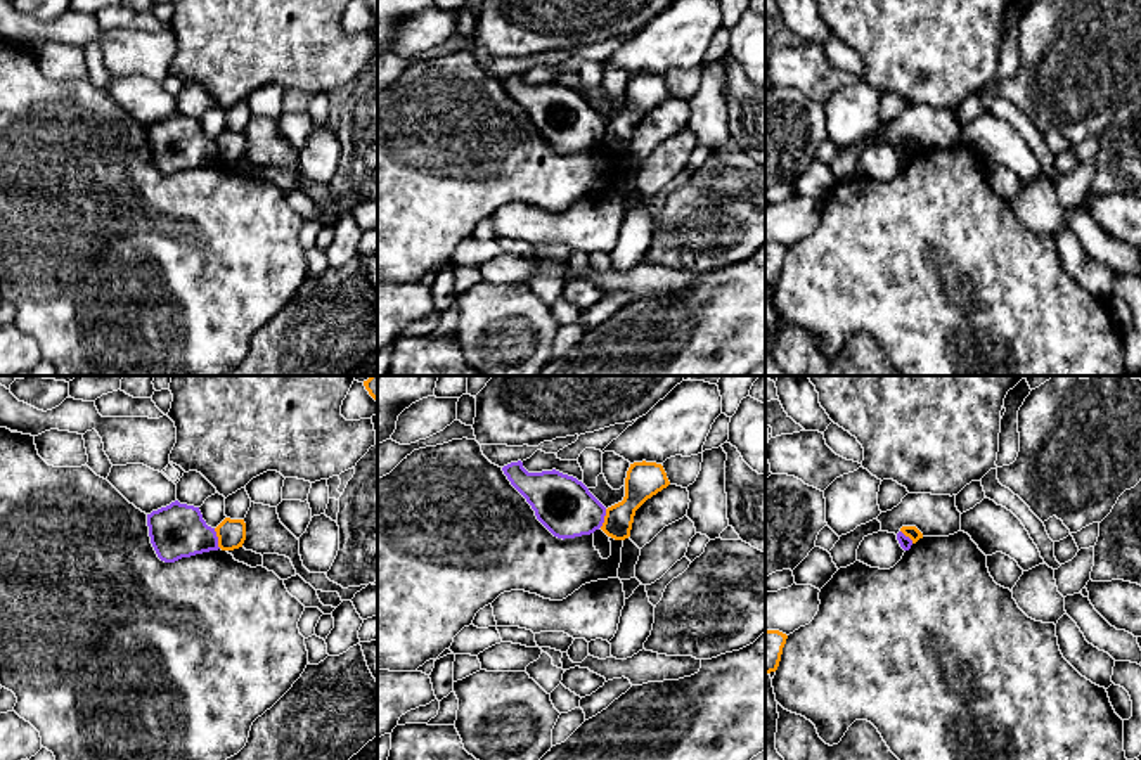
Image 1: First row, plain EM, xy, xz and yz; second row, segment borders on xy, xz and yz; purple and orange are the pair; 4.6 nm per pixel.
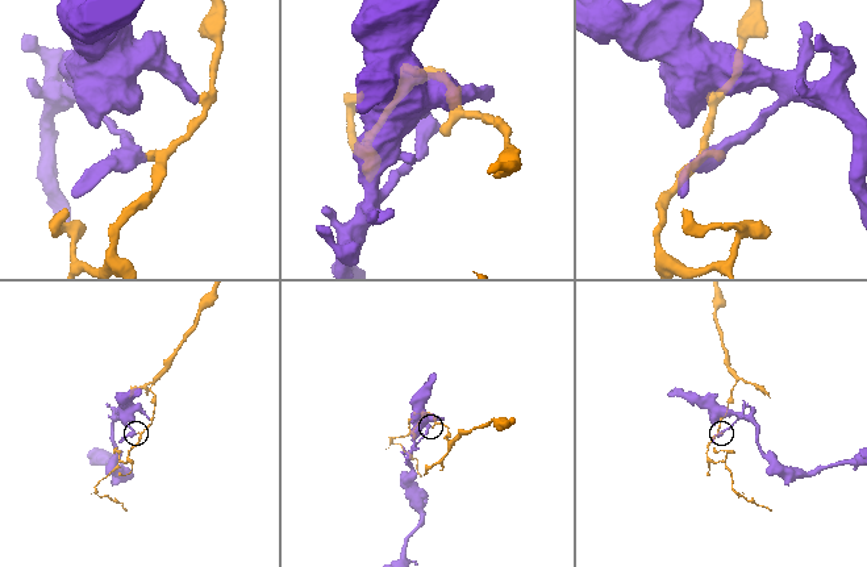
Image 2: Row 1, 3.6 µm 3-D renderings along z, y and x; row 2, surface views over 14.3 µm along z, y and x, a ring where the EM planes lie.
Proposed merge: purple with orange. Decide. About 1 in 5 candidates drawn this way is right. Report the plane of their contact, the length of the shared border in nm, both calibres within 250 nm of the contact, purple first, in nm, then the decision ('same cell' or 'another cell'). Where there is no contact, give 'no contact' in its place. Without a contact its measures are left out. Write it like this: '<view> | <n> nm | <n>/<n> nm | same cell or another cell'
xy | 100 nm | 260/130 nm | another cell

